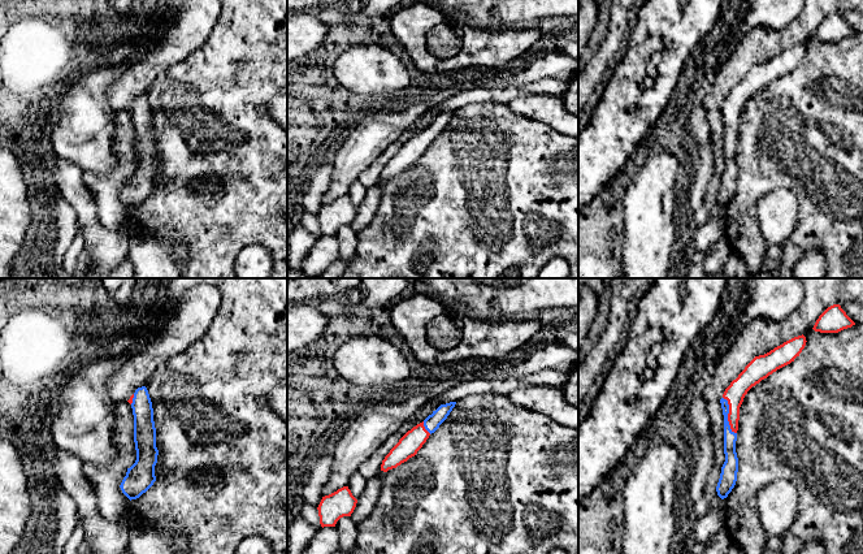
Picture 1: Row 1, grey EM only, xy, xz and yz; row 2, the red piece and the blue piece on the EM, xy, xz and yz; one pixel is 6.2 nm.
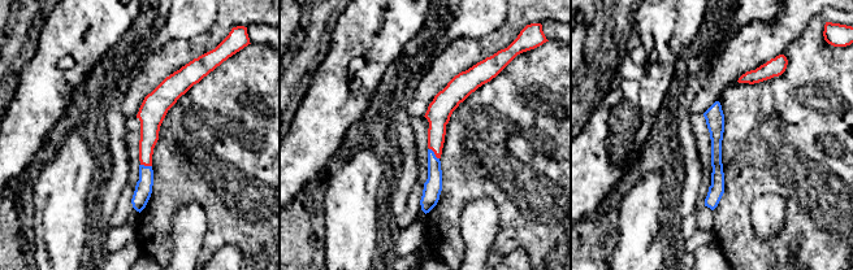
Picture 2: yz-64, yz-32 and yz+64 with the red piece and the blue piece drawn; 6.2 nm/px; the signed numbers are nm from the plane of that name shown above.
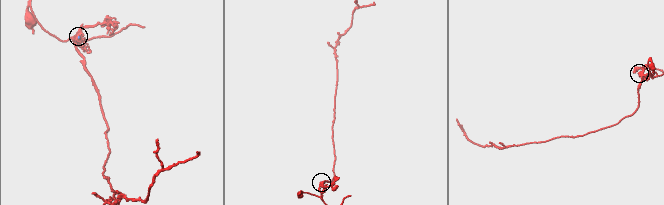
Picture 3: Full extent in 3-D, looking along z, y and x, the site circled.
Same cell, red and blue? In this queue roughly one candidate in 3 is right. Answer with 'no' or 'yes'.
yes

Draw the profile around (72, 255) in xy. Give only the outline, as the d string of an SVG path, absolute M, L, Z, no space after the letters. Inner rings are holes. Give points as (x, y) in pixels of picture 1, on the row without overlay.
M77 222L77 234L73 238L69 248L65 252L65 259L64 259L64 269L69 273L69 274L74 274L75 269L77 269L77 264L78 264L78 259L81 252L84 250L84 242L81 234L81 226Z

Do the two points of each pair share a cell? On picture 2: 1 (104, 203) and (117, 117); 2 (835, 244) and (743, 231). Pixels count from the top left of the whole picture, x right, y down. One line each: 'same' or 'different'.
1: same
2: same

